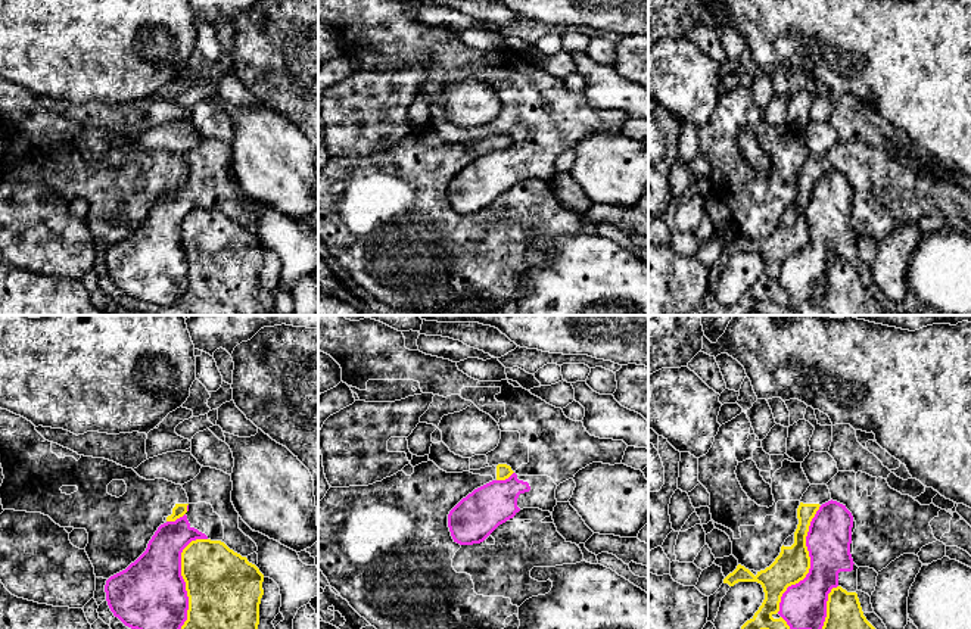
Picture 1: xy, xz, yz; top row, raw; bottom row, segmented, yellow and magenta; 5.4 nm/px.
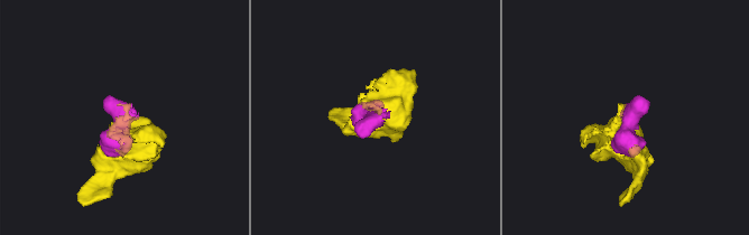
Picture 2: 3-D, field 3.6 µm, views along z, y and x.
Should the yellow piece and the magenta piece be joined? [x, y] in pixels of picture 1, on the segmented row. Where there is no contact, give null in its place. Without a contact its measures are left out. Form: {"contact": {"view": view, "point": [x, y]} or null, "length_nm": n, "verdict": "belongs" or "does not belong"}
{"contact": {"view": "yz", "point": [809, 561]}, "length_nm": 650, "verdict": "does not belong"}

